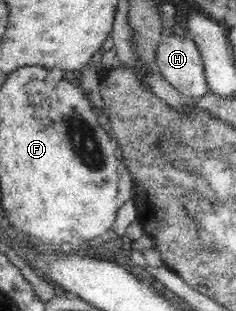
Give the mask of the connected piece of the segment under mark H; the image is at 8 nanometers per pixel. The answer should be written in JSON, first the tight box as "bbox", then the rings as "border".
{"bbox":[156,34,208,100],"border":[[[170,34],[156,46],[156,68],[184,98],[195,100],[208,92],[204,67],[195,41]]]}

